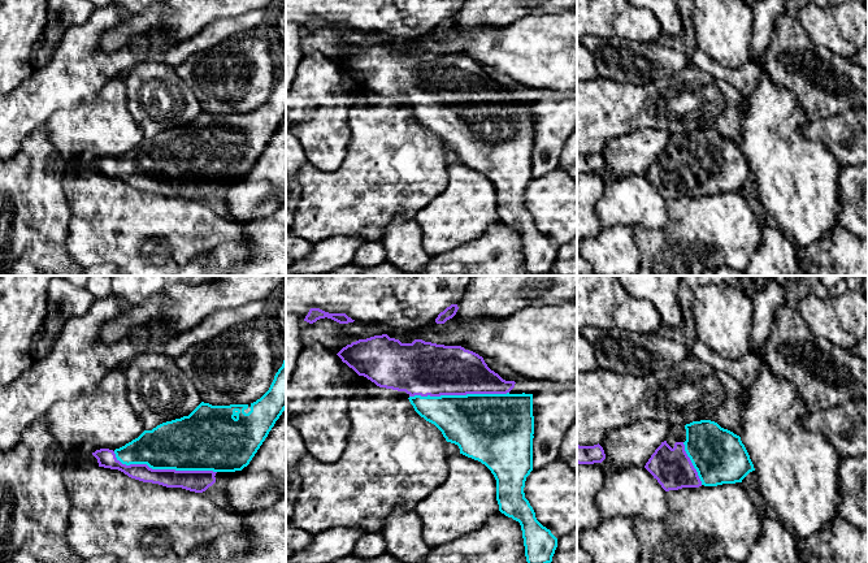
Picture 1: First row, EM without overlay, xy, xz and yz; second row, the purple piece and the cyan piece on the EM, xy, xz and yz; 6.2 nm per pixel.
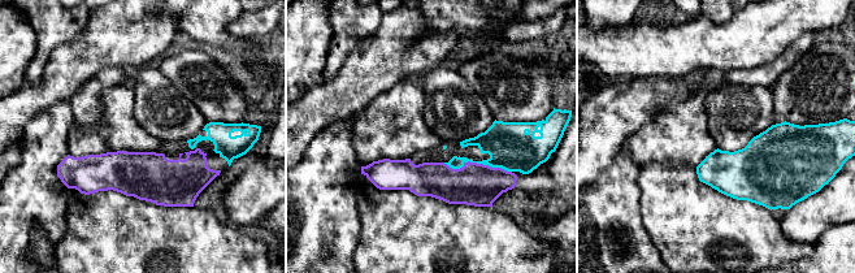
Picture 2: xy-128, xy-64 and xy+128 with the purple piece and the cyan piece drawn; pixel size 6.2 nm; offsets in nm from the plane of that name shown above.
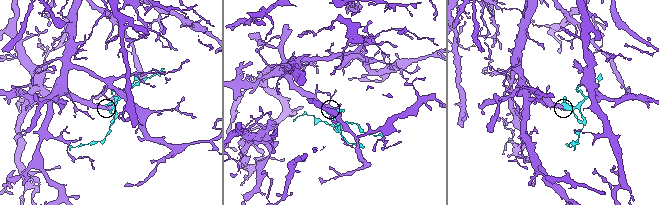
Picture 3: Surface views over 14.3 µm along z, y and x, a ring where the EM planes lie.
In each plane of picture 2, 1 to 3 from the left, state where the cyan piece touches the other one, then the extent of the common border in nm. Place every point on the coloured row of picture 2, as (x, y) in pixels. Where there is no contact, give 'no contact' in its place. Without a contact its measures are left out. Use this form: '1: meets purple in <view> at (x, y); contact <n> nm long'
1: no contact
2: meets purple in xy-64 at (476, 163); contact 420 nm long
3: no contact

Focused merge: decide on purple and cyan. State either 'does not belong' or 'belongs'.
belongs

